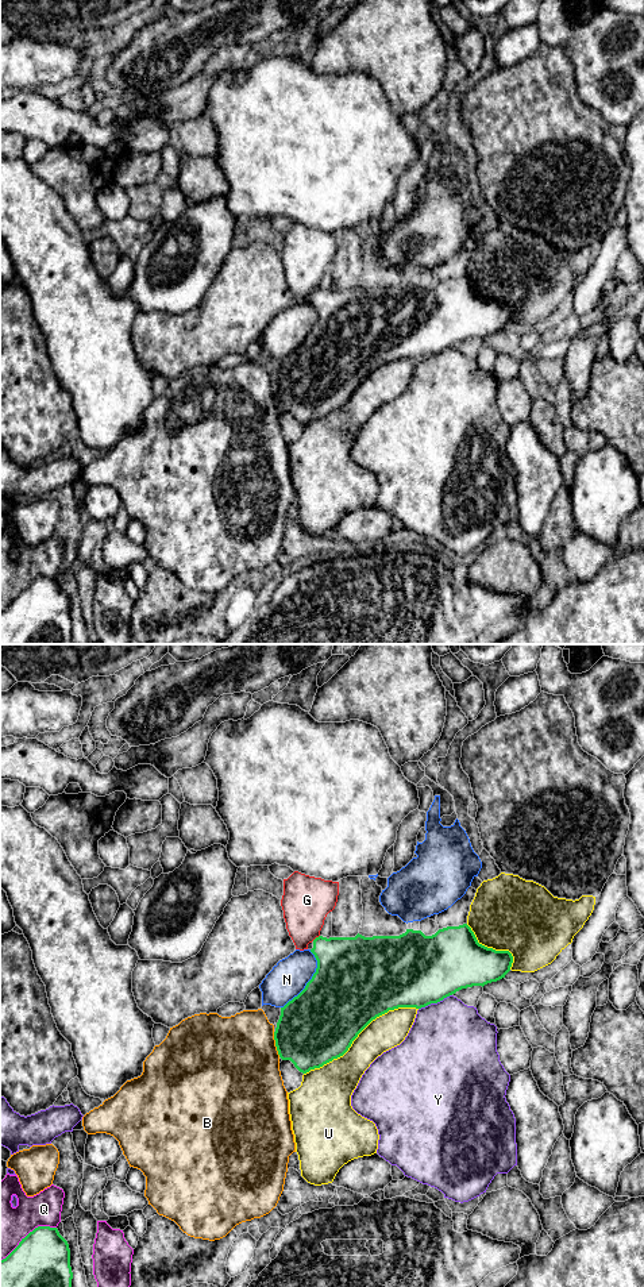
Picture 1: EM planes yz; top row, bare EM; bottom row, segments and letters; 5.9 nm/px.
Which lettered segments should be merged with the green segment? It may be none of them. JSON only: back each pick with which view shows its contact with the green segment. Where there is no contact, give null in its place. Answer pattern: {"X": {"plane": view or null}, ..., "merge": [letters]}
{"merge": []}

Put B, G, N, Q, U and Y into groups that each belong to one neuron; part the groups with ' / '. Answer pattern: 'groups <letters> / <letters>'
groups B / G / N / Q / U / Y

